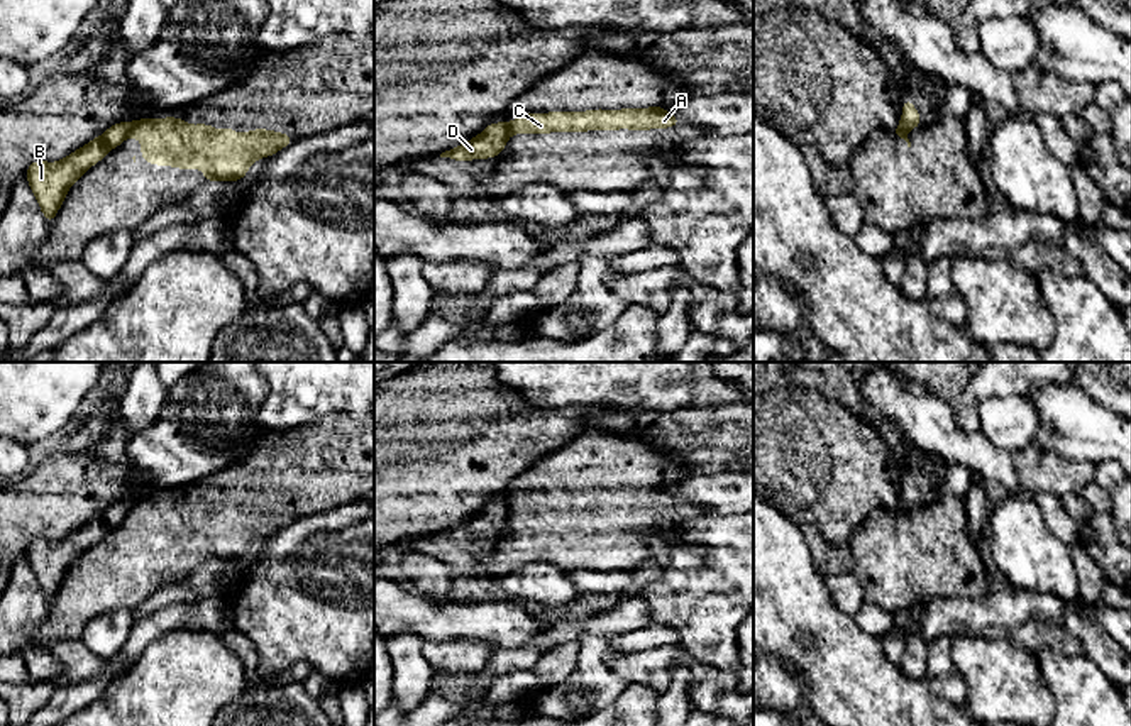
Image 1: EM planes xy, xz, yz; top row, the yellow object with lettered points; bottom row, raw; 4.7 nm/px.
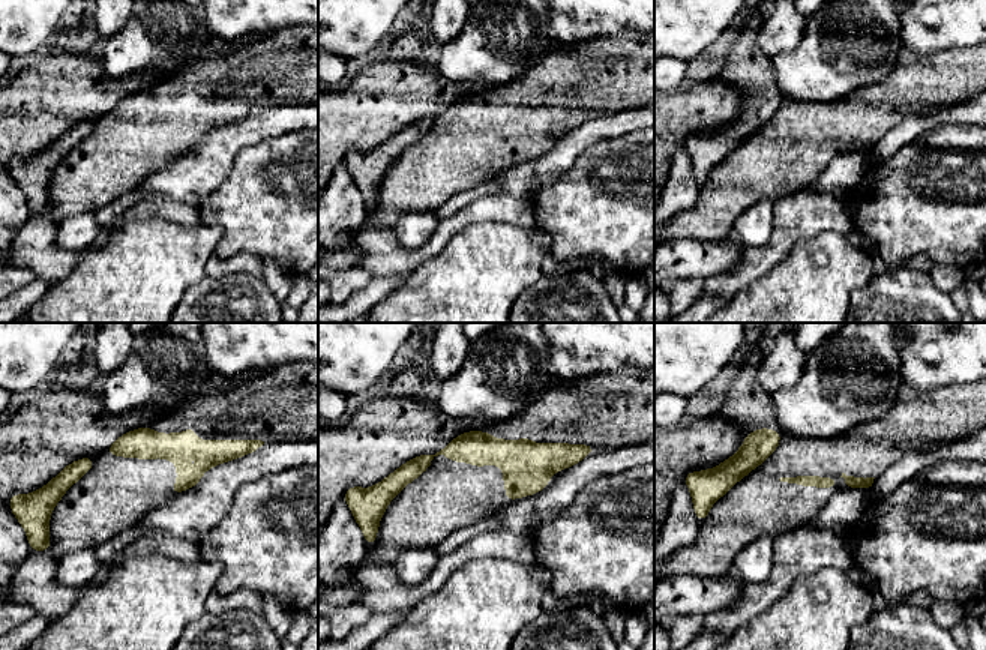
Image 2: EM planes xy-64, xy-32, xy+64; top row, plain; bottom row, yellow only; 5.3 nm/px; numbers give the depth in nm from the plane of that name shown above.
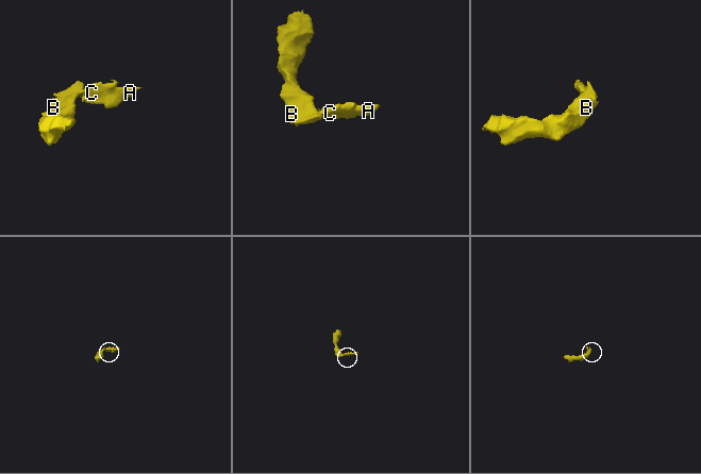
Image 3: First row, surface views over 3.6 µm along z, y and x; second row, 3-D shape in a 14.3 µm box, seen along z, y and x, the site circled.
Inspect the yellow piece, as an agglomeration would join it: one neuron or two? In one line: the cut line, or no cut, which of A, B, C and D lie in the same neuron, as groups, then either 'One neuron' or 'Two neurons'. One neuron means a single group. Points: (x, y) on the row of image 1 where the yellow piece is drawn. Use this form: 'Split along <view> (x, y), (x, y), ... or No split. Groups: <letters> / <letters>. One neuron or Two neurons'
Split along xy (134, 122), (126, 136). Groups: A C / B D. Two neurons

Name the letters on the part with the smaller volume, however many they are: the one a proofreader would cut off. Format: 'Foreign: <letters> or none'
Foreign: A, C

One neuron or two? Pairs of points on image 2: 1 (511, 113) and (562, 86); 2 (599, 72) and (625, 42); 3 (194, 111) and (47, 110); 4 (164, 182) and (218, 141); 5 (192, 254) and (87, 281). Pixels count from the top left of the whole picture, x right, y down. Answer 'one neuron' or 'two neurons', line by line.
1: one neuron
2: one neuron
3: two neurons
4: one neuron
5: one neuron

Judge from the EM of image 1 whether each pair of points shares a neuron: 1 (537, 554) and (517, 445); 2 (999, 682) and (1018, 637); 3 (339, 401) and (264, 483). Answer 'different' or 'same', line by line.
1: different
2: different
3: different

